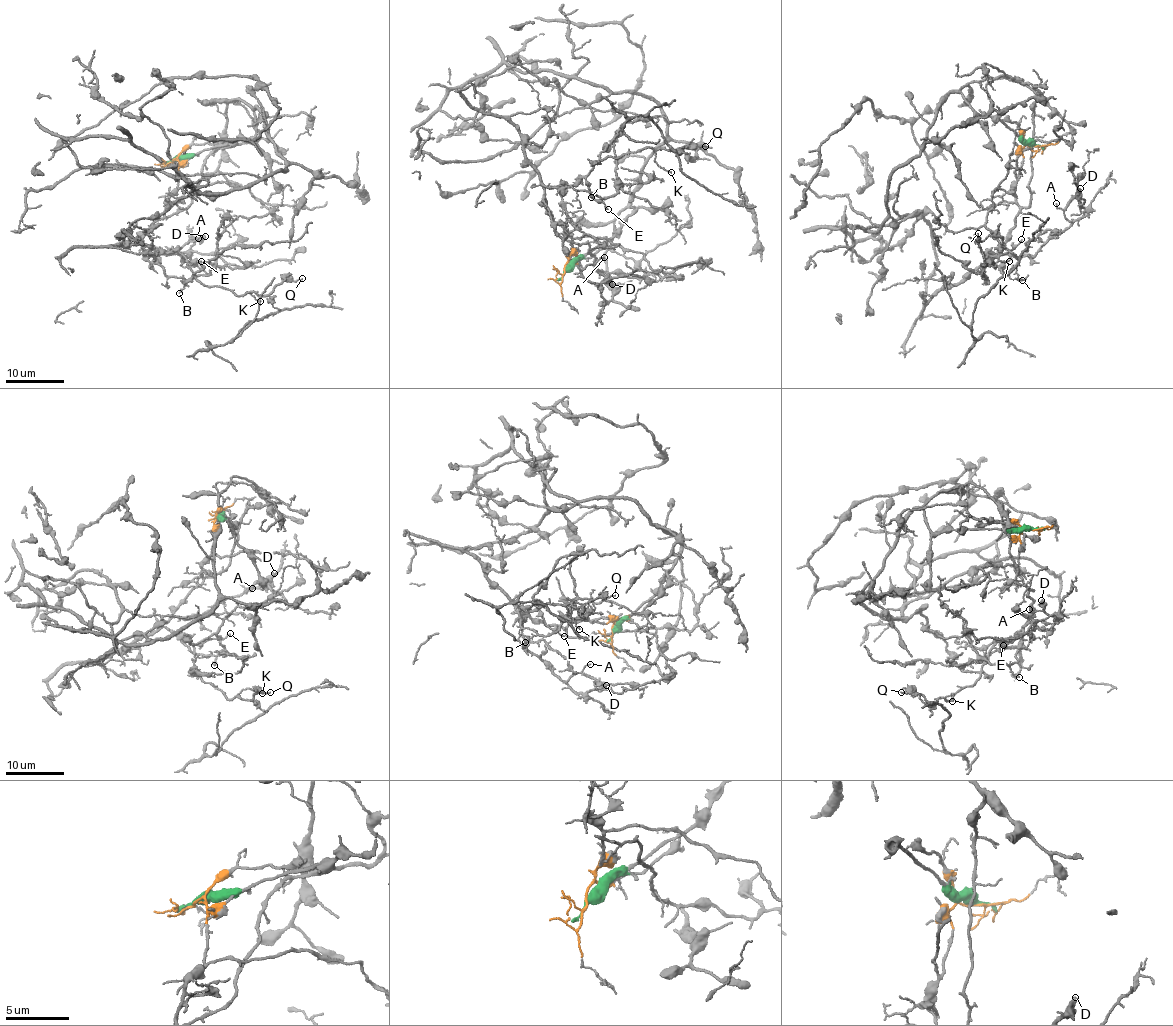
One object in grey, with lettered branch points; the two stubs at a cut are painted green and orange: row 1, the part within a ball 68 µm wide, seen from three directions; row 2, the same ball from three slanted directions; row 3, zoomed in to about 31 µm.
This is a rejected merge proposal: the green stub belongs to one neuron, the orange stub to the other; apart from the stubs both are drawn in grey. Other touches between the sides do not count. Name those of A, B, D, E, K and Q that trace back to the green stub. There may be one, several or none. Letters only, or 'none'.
none

